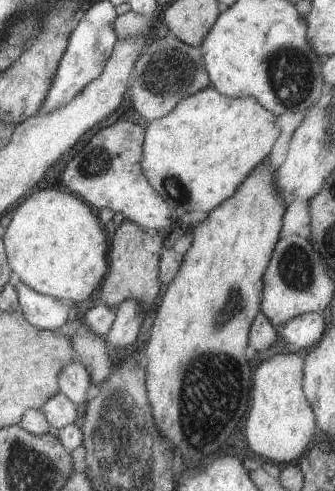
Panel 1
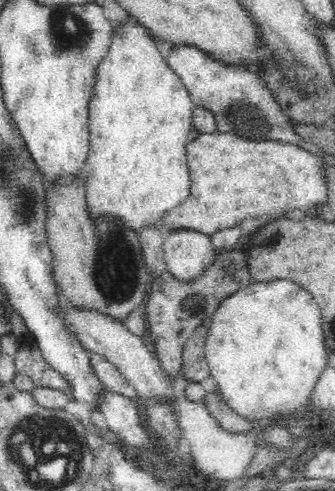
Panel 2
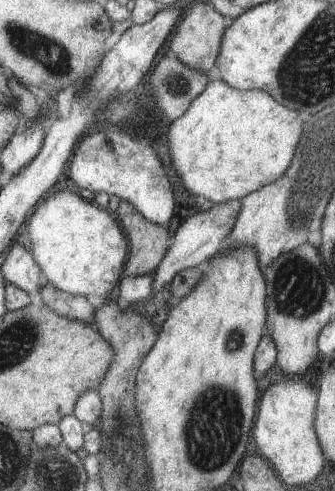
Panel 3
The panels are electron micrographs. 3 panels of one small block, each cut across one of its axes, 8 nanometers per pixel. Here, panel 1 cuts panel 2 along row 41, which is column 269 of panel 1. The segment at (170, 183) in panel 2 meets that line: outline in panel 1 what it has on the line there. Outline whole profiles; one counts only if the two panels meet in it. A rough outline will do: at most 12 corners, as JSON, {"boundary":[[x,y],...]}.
{"boundary":[[215,88],[149,122],[141,170],[177,212],[209,214],[281,132]]}

